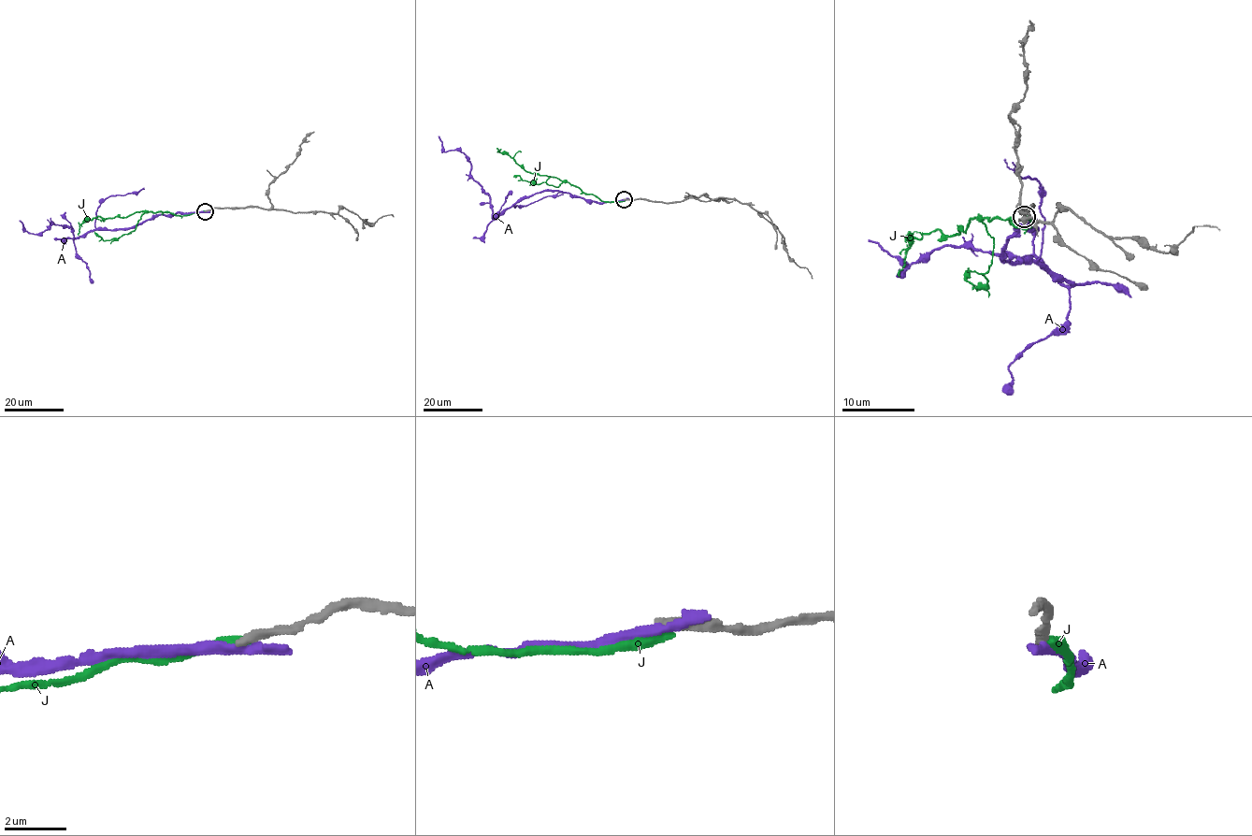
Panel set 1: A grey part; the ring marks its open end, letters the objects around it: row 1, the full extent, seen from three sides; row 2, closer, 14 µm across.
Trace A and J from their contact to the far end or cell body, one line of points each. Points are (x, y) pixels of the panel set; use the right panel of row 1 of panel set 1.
A: (1024, 217), (1003, 259), (1071, 282), (1032, 255), (961, 246), (903, 274), (869, 239)
J: (1026, 215), (1027, 228), (1009, 219), (972, 217), (965, 232), (938, 230), (914, 239), (898, 275)

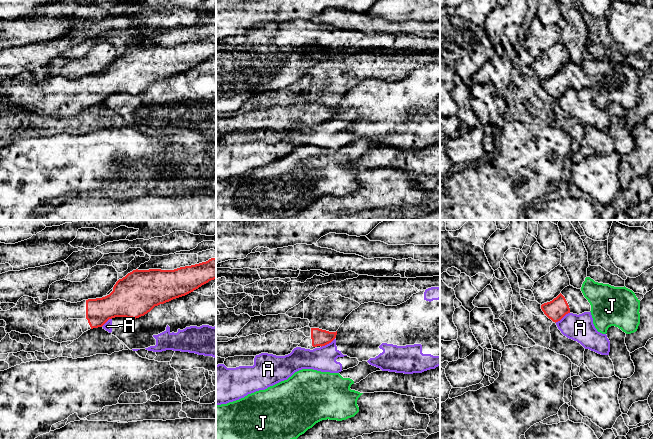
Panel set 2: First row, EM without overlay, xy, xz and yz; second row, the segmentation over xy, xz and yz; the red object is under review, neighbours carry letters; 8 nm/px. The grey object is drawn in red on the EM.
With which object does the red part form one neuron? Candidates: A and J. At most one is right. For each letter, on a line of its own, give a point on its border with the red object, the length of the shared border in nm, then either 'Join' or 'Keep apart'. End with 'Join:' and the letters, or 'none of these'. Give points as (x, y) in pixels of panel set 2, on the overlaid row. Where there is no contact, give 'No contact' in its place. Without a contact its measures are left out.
A: Touches red at yz (562, 317). Shared border 150 nm. Keep apart
J: No contact. Keep apart
Join: none of these

